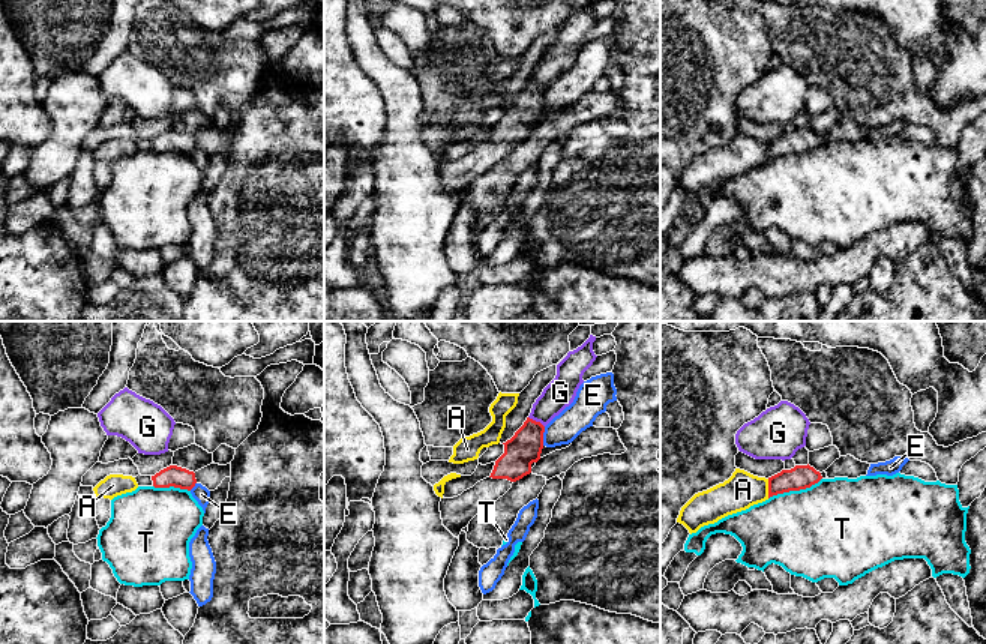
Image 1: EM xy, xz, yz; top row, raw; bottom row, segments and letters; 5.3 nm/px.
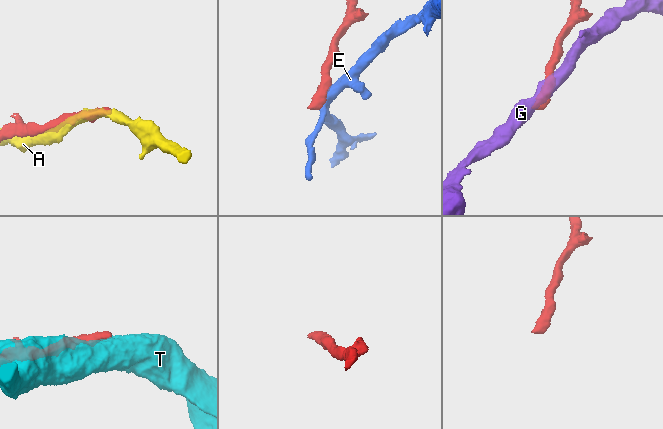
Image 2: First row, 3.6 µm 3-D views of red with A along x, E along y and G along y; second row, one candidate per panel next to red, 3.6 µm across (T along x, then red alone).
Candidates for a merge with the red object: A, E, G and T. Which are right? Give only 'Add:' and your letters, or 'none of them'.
Add: none of them

